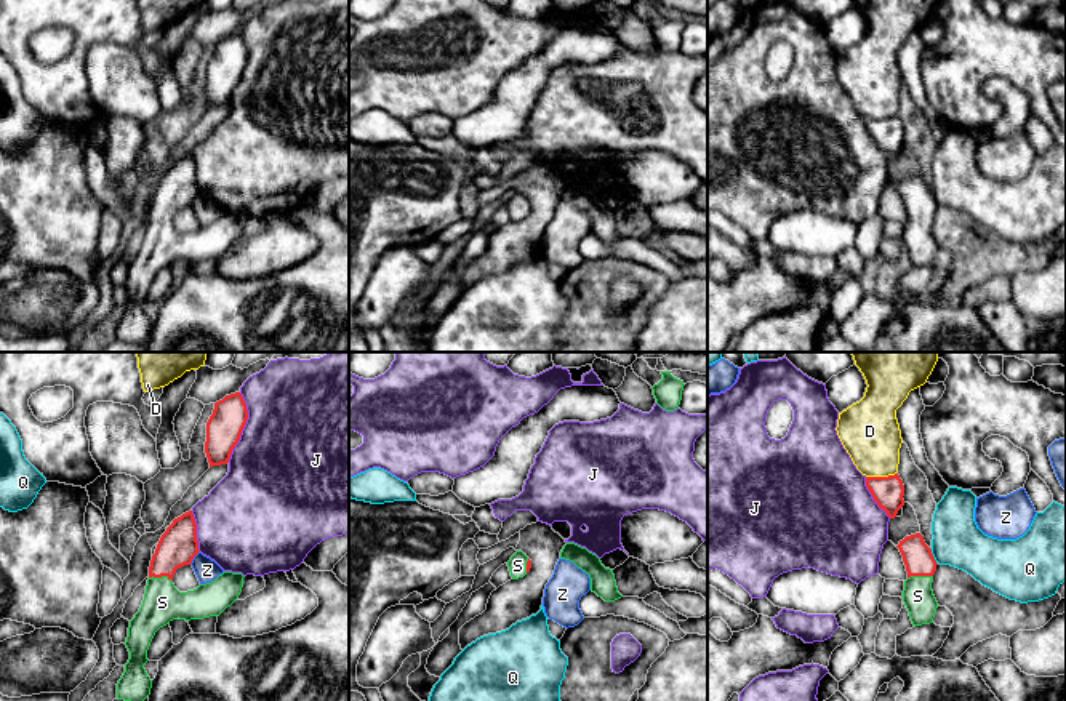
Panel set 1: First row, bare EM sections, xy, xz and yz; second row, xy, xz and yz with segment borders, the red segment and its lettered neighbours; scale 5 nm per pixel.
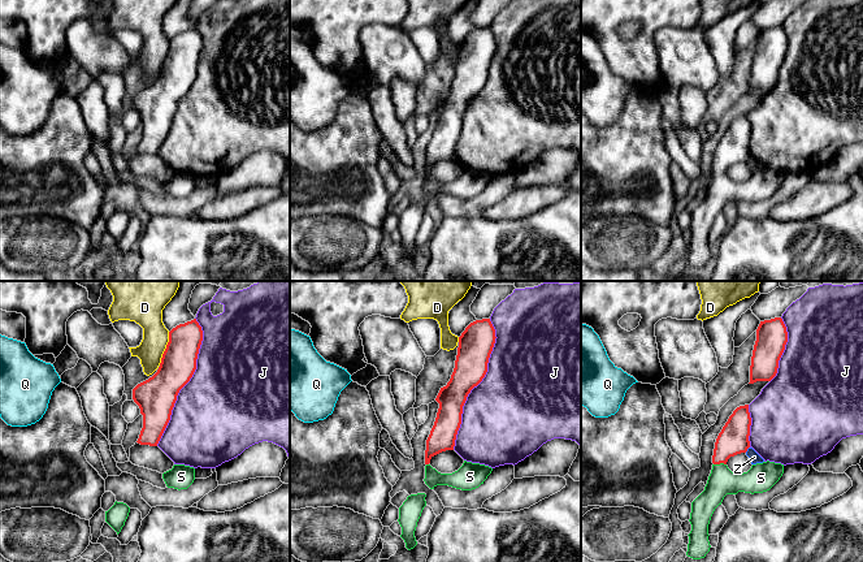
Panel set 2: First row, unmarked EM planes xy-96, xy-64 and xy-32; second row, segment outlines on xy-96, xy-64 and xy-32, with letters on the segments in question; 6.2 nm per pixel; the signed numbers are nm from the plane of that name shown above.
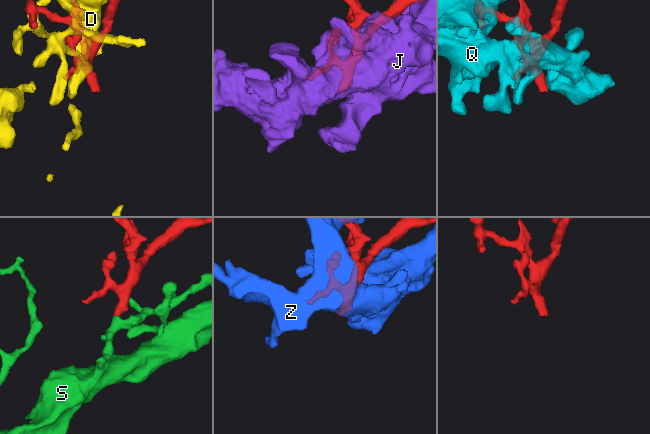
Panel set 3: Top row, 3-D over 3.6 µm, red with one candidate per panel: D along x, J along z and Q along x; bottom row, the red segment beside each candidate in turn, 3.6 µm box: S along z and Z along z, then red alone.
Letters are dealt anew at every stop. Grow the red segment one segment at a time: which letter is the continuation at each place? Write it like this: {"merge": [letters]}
{"merge": ["S"]}

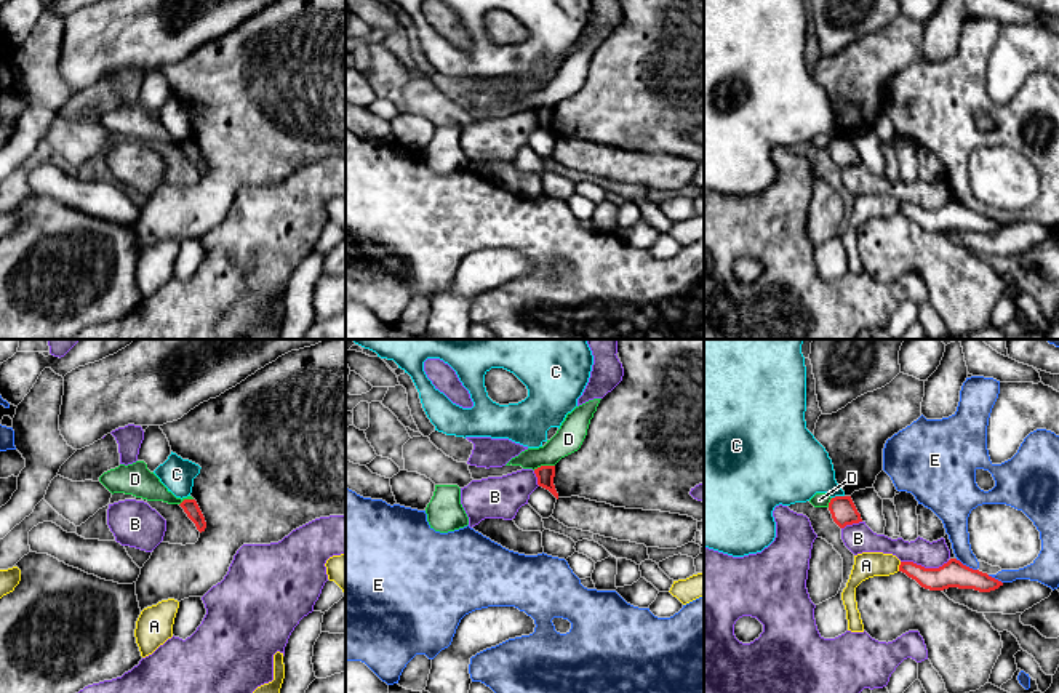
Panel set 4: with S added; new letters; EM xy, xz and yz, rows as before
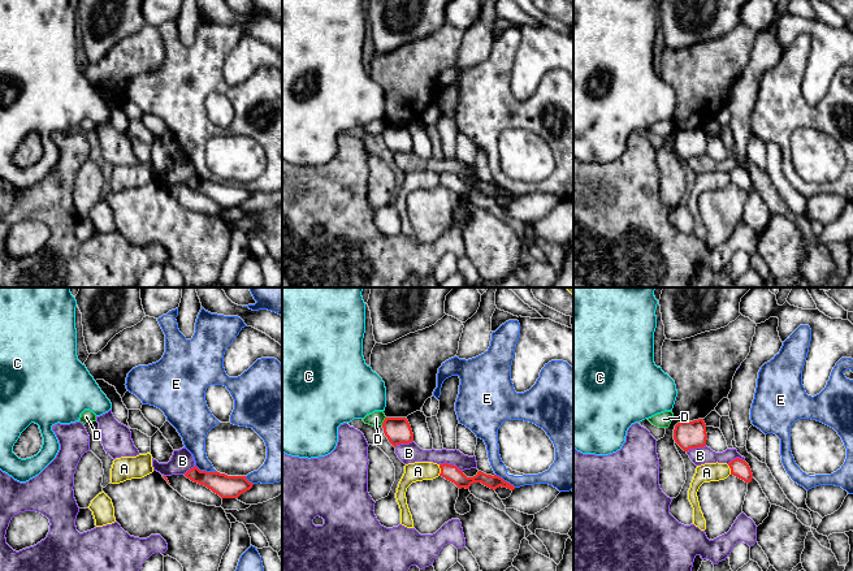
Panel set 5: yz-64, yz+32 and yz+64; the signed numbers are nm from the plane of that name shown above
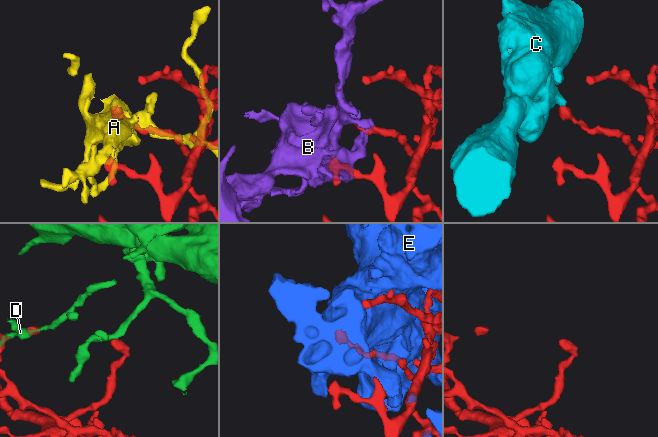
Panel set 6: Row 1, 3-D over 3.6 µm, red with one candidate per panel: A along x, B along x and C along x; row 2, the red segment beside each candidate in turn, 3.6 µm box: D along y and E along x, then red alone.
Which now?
{"merge": []}

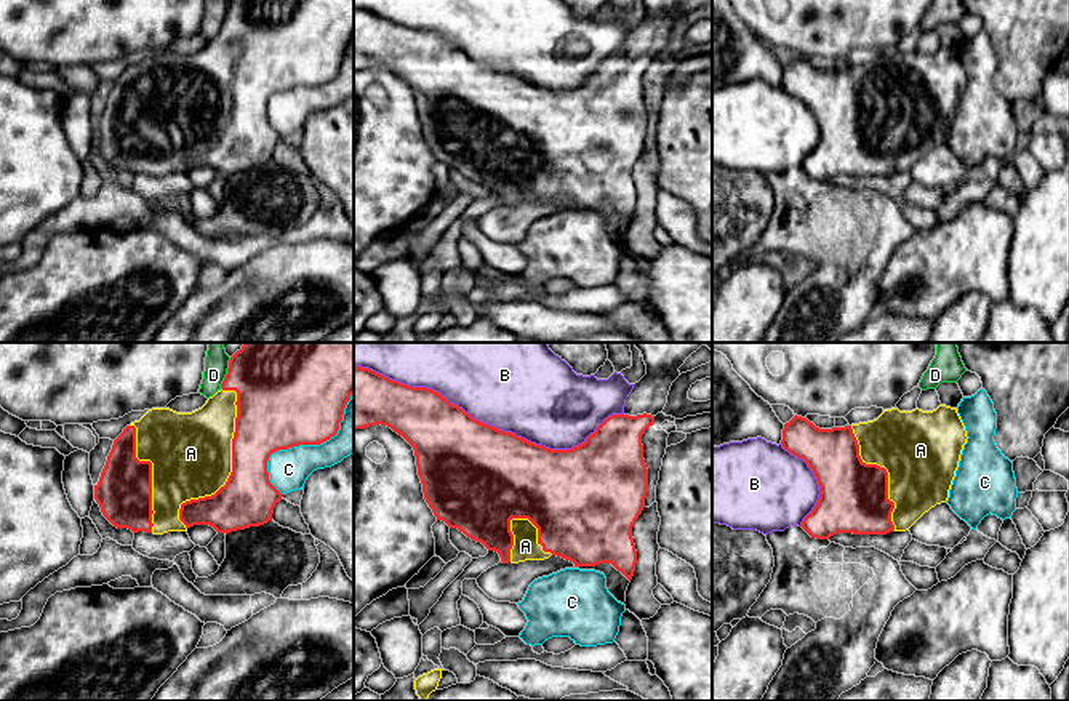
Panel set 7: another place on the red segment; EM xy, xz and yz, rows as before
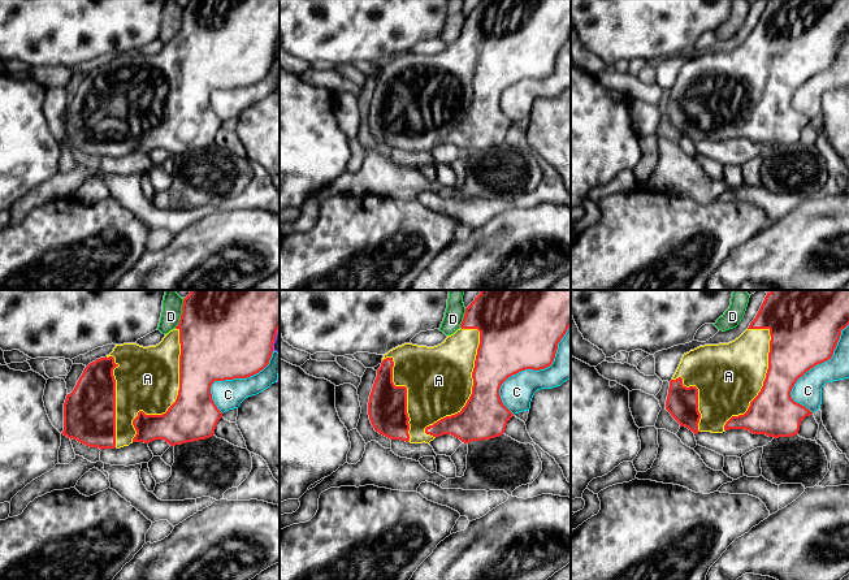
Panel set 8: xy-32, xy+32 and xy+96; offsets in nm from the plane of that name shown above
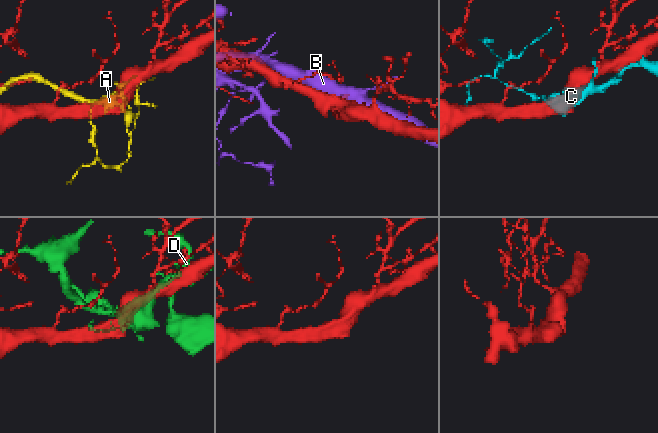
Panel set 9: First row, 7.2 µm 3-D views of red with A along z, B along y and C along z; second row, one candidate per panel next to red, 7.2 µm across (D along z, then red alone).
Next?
{"merge": ["A"]}

